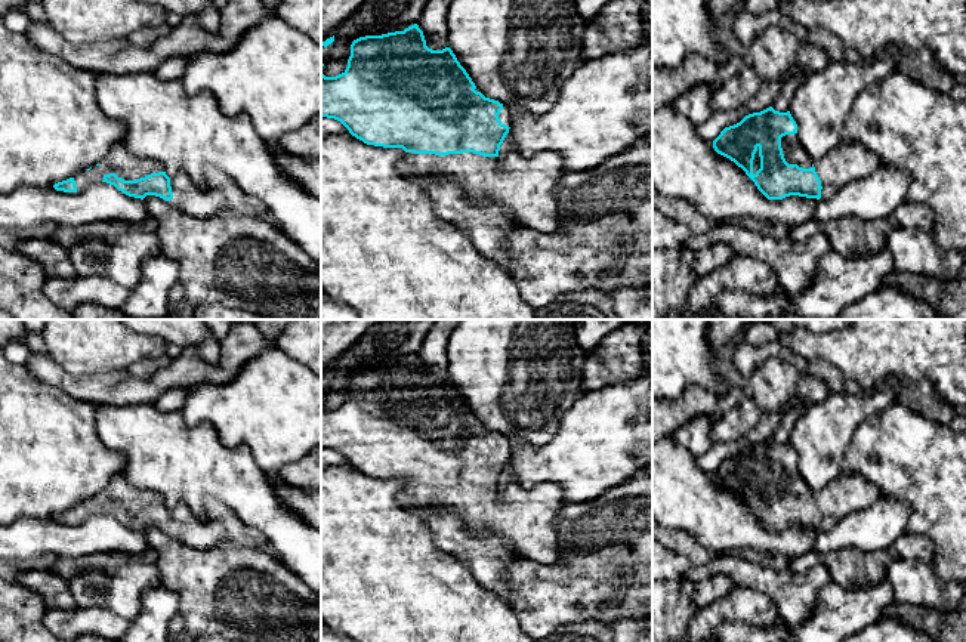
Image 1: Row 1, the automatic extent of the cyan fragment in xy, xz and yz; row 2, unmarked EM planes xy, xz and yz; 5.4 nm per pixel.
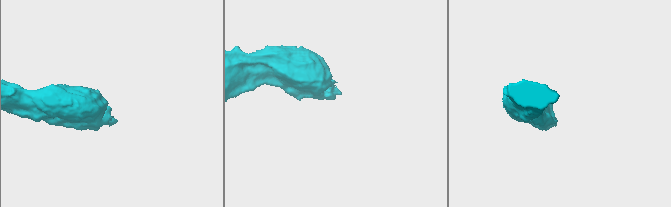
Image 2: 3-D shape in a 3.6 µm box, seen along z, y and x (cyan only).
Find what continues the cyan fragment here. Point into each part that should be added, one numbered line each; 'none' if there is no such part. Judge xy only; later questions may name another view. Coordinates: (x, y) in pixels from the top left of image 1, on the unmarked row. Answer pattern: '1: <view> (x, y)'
1: xy (119, 491)

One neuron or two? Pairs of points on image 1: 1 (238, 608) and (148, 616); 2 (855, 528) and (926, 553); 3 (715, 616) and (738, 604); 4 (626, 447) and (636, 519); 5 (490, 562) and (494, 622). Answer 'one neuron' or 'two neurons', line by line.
1: two neurons
2: two neurons
3: one neuron
4: two neurons
5: two neurons

